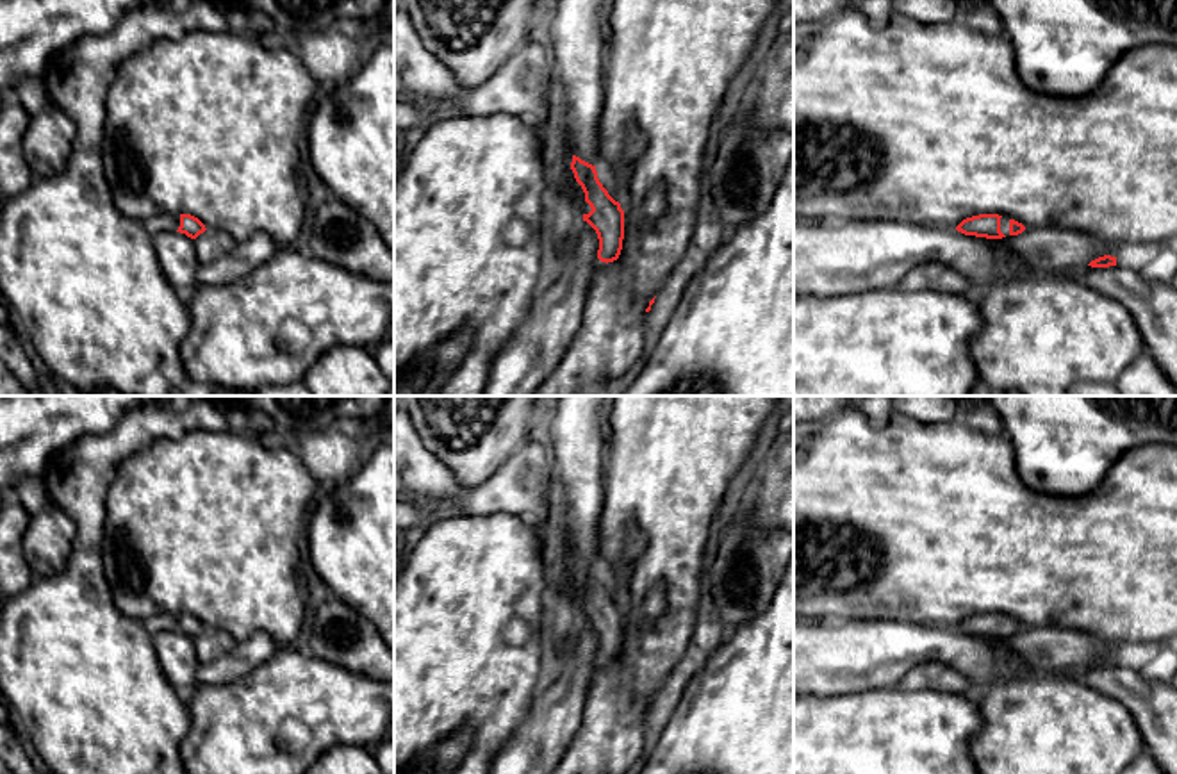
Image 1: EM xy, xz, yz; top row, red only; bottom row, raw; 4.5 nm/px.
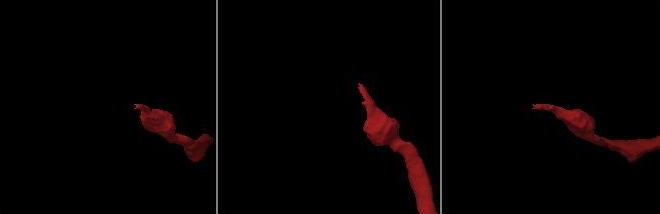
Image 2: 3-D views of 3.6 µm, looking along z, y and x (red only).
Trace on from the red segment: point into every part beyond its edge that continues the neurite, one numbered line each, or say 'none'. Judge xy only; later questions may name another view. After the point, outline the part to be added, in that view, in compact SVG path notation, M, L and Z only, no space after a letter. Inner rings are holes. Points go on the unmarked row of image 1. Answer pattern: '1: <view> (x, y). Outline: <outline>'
1: xy (154, 625). Outline: M157 613L141 621L141 624L150 635L157 635L160 631L177 631L180 626L180 615Z

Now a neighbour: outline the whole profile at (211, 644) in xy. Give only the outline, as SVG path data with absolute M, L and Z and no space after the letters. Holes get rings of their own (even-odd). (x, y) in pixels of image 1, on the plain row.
M205 630L193 640L194 640L196 656L202 665L219 660L232 647L228 637L216 630Z

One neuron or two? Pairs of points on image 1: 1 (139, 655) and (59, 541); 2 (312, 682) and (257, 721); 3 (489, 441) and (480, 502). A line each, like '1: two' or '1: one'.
1: two
2: one
3: two

